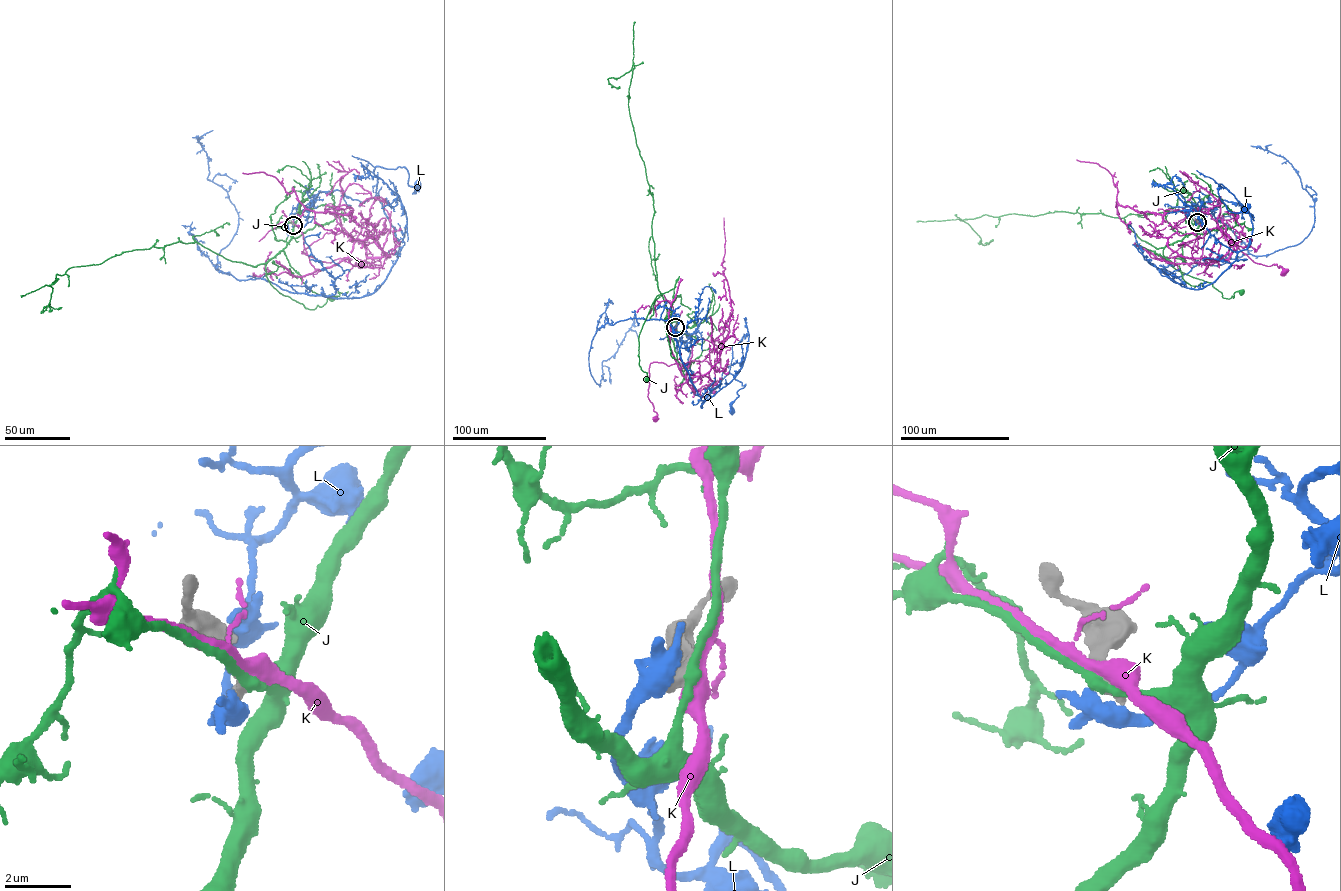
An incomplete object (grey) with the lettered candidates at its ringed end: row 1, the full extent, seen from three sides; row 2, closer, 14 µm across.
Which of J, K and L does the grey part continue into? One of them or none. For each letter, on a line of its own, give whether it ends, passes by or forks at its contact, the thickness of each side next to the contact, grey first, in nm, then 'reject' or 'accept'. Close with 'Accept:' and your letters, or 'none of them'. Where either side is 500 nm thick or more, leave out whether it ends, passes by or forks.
J: it passes by | 460/300 nm | reject
K: it passes by | 480/440 nm | reject
L: it forks | 400/440 nm | reject
Accept: none of them

